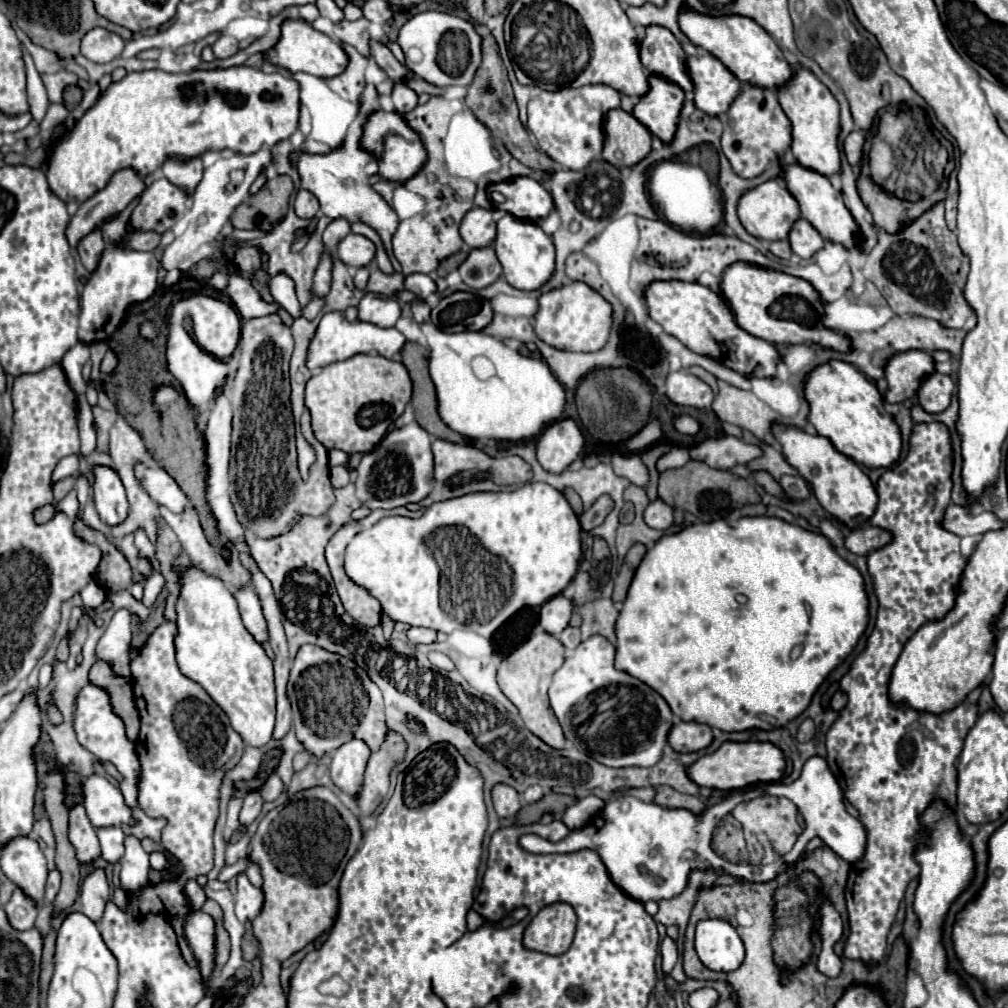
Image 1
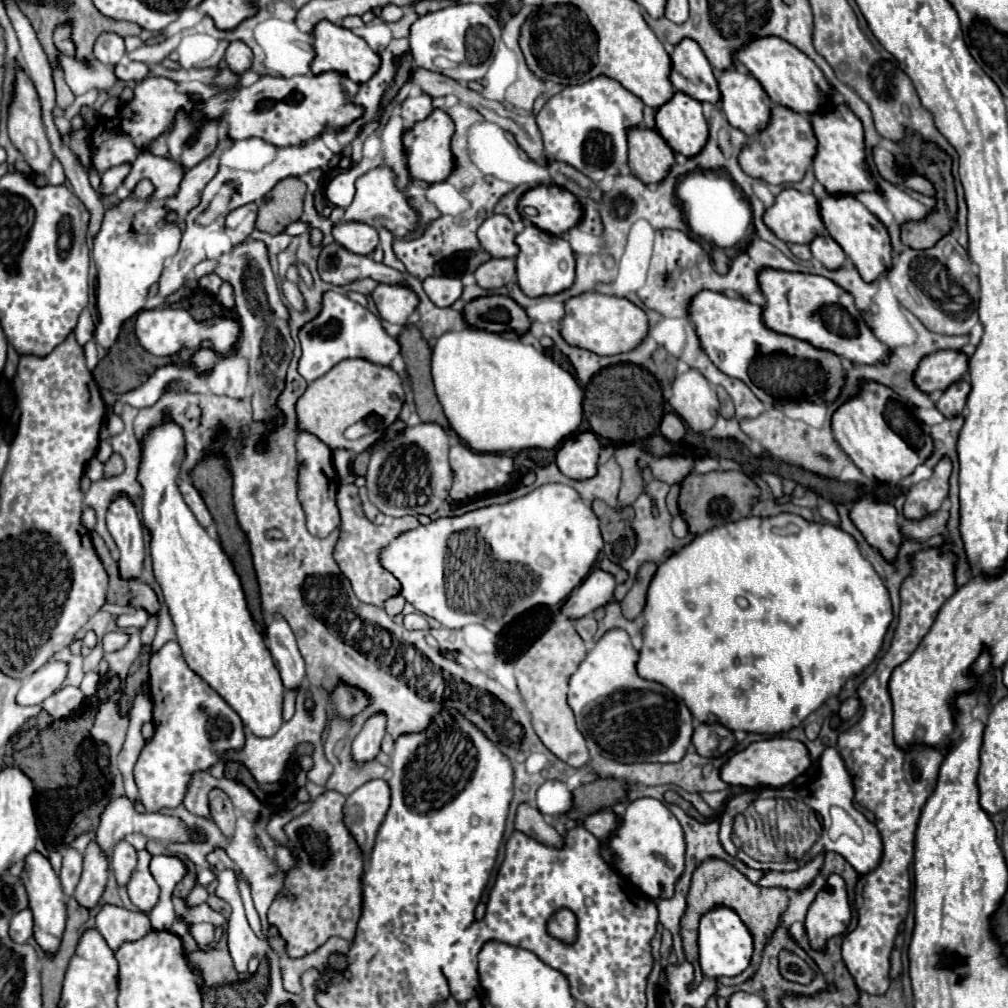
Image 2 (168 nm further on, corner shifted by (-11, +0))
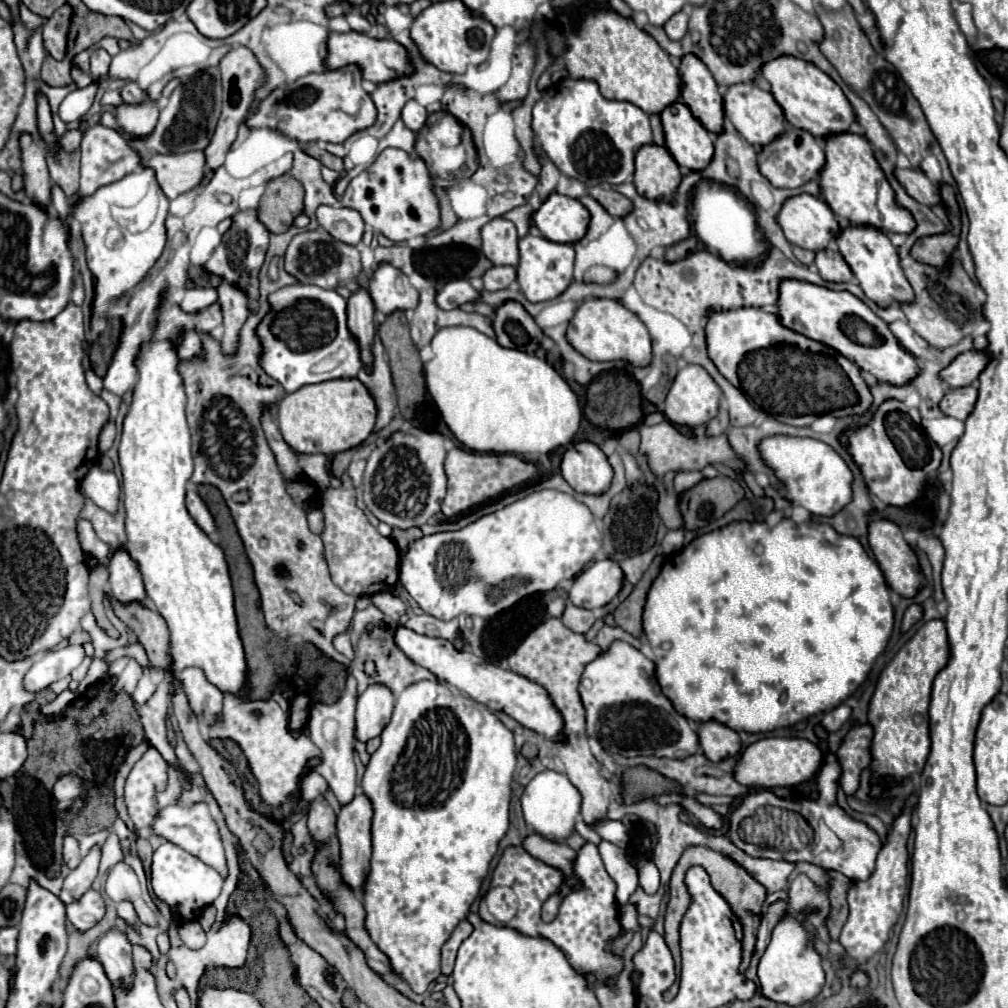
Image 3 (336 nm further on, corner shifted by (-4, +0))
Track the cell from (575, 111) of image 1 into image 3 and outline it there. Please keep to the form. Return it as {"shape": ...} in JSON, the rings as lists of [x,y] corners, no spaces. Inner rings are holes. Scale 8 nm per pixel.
{"shape":[[[562,79],[560,83],[548,87],[542,93],[542,99],[534,105],[532,111],[532,131],[542,145],[544,153],[552,159],[552,163],[568,177],[574,177],[582,183],[588,185],[618,185],[624,183],[632,177],[634,173],[634,153],[638,147],[652,143],[652,131],[650,131],[650,121],[648,115],[638,109],[636,105],[628,101],[612,101],[604,99],[600,95],[598,83],[588,81],[588,79]]]}

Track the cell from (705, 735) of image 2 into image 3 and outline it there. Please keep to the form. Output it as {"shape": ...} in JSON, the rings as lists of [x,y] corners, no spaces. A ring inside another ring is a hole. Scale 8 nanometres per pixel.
{"shape":[[[706,721],[698,727],[698,739],[702,753],[710,757],[710,761],[722,761],[740,751],[740,737],[730,727],[718,721]]]}

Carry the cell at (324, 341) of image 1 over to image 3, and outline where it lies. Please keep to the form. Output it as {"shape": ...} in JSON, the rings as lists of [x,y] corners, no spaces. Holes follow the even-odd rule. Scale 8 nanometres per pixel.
{"shape":[[[290,285],[282,287],[280,291],[272,293],[268,297],[272,311],[264,317],[264,321],[258,327],[258,335],[262,339],[262,369],[276,379],[286,393],[292,393],[300,389],[302,385],[320,383],[336,377],[356,377],[362,369],[362,357],[360,357],[360,345],[358,339],[350,333],[348,321],[346,321],[346,299],[340,297],[336,291],[328,291],[316,285]]]}

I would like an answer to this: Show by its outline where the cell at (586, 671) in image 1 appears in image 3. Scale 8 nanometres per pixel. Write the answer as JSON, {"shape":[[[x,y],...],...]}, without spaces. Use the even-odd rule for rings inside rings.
{"shape":[[[612,641],[606,651],[602,651],[590,665],[586,665],[582,673],[582,681],[578,685],[578,693],[582,705],[586,709],[586,731],[588,737],[594,737],[602,743],[608,753],[618,753],[622,757],[670,757],[682,759],[686,755],[694,755],[698,751],[698,735],[690,729],[686,717],[682,717],[668,697],[662,695],[656,679],[654,679],[654,663],[644,657],[636,647],[626,641]]]}

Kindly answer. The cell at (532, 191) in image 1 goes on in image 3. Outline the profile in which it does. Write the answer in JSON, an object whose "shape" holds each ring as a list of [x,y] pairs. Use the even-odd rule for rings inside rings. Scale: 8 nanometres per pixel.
{"shape":[[[550,193],[532,213],[532,223],[554,243],[576,243],[584,237],[590,215],[586,207],[568,195]]]}

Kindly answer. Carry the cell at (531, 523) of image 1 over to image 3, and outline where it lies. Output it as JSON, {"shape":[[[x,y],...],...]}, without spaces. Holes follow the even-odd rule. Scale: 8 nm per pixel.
{"shape":[[[542,489],[514,501],[512,505],[506,505],[500,511],[488,513],[458,531],[442,531],[412,541],[410,547],[402,553],[398,583],[420,605],[420,609],[432,617],[450,621],[464,613],[468,617],[488,619],[528,595],[552,591],[558,583],[578,575],[584,565],[590,563],[598,553],[602,545],[600,539],[600,529],[586,505],[574,501],[574,497],[568,493]]]}

